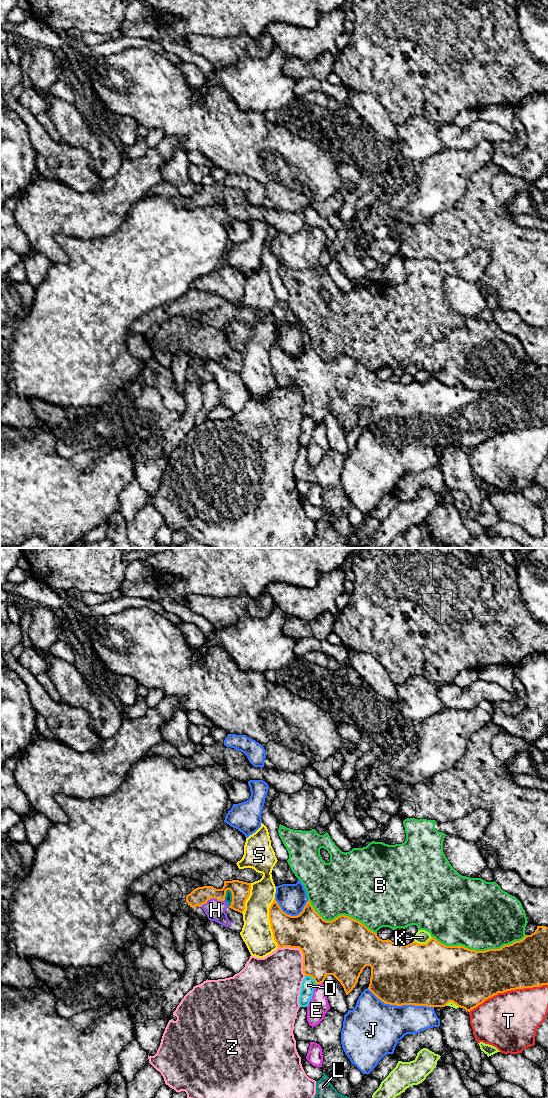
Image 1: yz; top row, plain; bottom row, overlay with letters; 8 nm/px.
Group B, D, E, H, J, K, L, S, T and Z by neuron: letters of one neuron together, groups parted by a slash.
B / D / E / H / J / K / L / S / T / Z

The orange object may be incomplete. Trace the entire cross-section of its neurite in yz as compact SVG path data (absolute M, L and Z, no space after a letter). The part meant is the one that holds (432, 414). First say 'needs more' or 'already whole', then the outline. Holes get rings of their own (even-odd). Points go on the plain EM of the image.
already whole; M274 339L269 348L269 359L273 377L278 387L299 388L303 394L303 413L313 418L315 423L324 422L327 415L333 415L343 426L348 435L356 426L360 414L366 406L371 407L371 417L368 429L385 444L402 446L445 447L453 442L458 447L470 452L485 440L516 429L540 427L548 425L548 367L537 366L531 375L522 380L504 385L499 389L476 391L464 386L446 386L434 377L426 384L415 381L408 385L382 380L377 373L369 370L361 362L345 355L340 355L332 361L324 360L308 340L303 351L297 356L291 356L282 351Z

